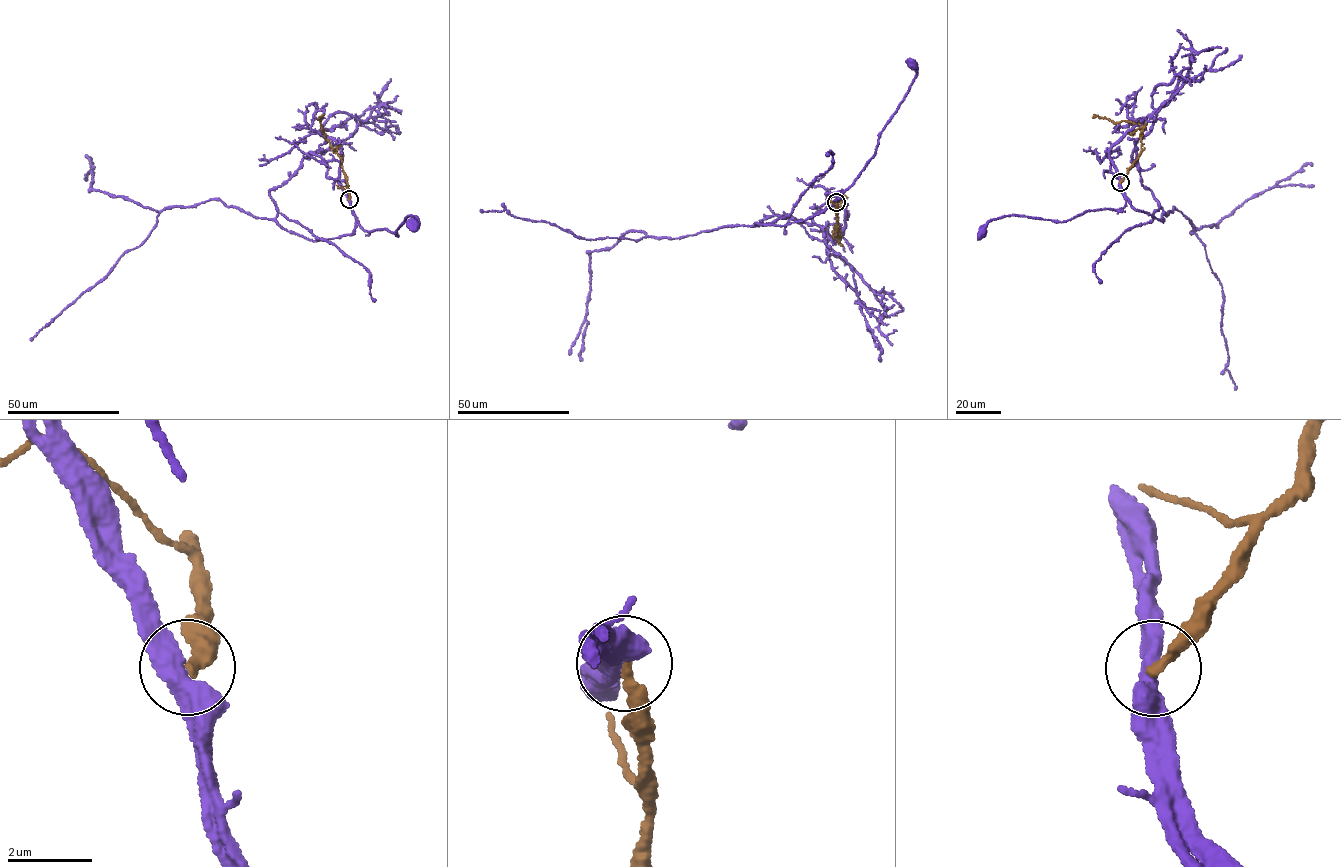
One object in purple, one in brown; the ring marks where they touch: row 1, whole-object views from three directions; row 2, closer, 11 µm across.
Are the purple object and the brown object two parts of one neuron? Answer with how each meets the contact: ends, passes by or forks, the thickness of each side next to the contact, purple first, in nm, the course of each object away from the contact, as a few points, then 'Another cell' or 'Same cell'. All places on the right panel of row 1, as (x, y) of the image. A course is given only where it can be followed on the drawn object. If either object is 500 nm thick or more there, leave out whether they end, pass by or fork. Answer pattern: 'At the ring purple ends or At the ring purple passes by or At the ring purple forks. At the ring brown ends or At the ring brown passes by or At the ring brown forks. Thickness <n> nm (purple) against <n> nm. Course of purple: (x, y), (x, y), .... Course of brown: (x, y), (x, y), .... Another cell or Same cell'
At the ring purple passes by. At the ring brown ends. Thickness 480 nm (purple) against 280 nm. Course of purple: (1120, 183), (1125, 203), (1117, 210), (1088, 210), (1065, 221), (1055, 222), (1006, 215), (989, 221), (981, 233). Course of brown: (1120, 183), (1141, 151), (1139, 125), (1127, 121), (1114, 123), (1097, 116), (1093, 118). Another cell

